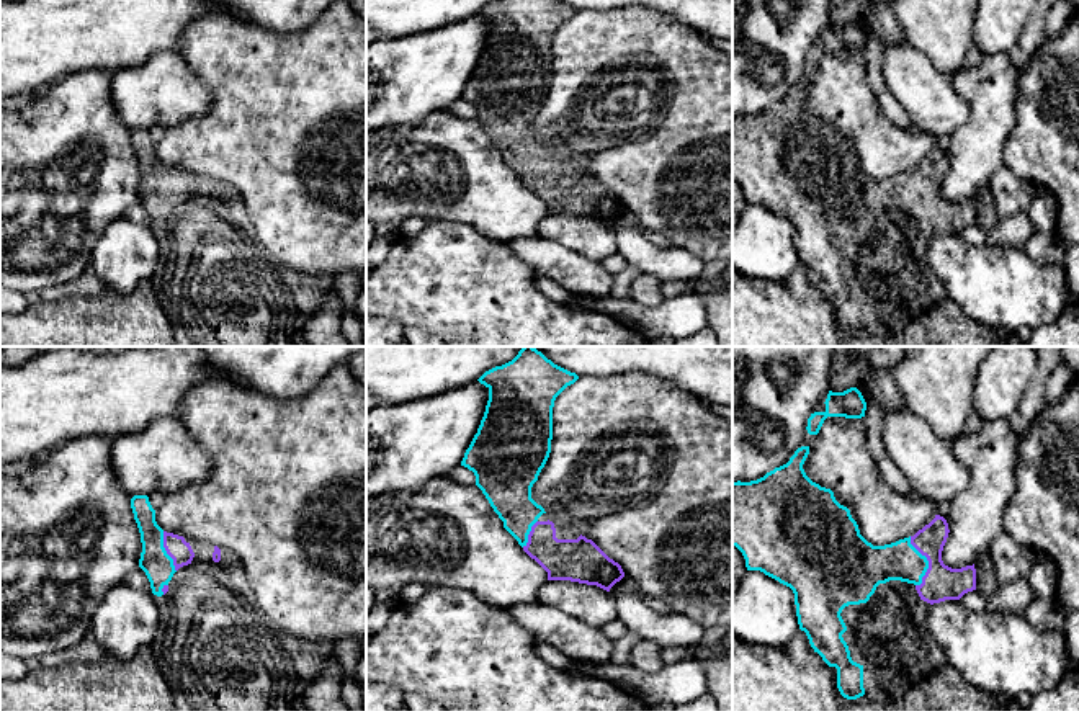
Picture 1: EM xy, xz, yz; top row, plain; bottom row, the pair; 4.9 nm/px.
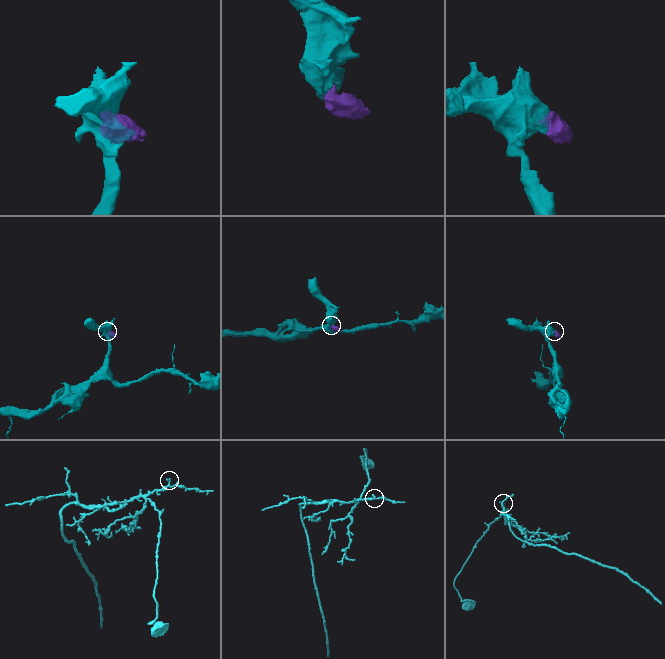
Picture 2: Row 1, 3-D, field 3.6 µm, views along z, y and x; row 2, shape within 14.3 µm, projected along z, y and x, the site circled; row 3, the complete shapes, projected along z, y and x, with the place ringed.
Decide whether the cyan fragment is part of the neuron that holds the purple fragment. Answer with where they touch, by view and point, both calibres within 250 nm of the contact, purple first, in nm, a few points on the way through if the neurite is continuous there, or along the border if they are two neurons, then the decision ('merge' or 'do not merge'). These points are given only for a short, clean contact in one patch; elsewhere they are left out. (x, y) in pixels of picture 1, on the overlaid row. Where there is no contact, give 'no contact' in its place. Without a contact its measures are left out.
meets purple in yz at (927, 559); 180 nm thick on the purple side, 190 nm on the other; runs through yz (940, 582), (927, 569), (927, 559), (901, 561); merge

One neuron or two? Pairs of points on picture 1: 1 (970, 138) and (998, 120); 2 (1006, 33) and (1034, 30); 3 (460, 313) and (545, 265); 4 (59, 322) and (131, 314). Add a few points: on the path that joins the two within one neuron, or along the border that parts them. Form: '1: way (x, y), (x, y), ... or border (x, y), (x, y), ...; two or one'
1: way (976, 138), (991, 125); one
2: border (1030, 17), (1019, 41), (1007, 53); two
3: border (509, 244), (540, 277); two
4: way (77, 326), (113, 326); one

